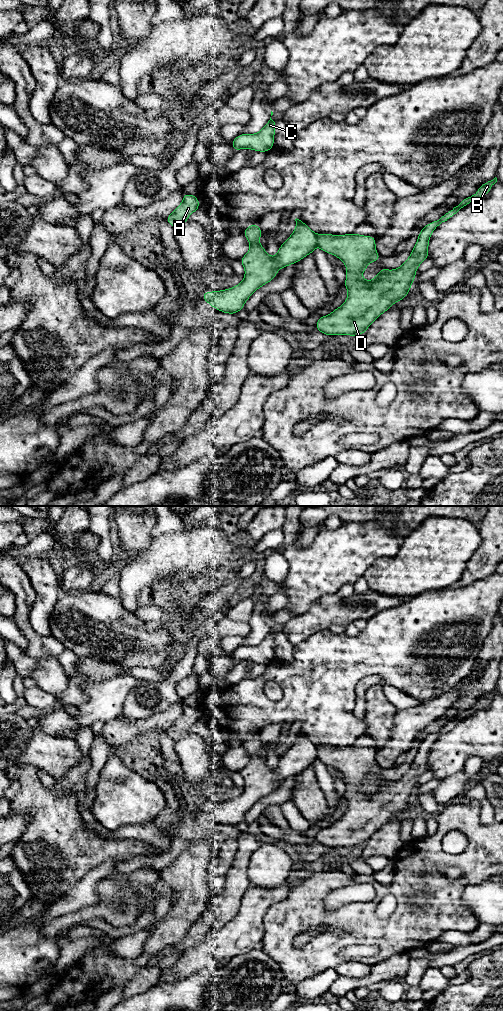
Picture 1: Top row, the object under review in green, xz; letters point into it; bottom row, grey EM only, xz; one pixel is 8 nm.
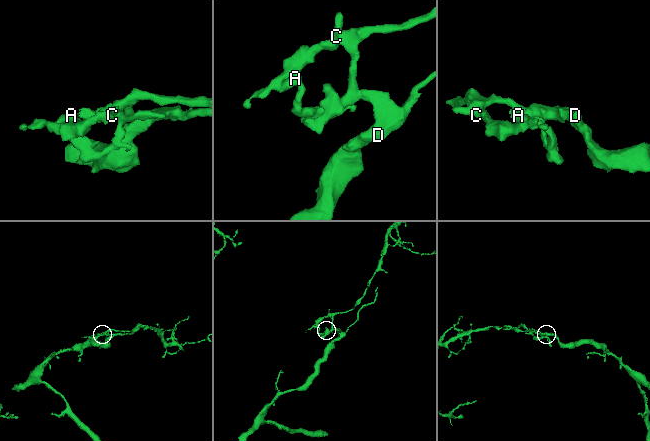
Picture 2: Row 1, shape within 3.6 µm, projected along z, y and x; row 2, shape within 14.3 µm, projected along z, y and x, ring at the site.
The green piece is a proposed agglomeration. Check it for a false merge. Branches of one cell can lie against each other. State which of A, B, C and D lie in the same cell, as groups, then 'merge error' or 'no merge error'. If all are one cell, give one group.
groups A C / B D; merge error

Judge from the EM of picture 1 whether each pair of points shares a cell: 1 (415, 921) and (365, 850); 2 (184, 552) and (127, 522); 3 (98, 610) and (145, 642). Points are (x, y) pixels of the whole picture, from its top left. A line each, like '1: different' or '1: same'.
1: different
2: different
3: same

